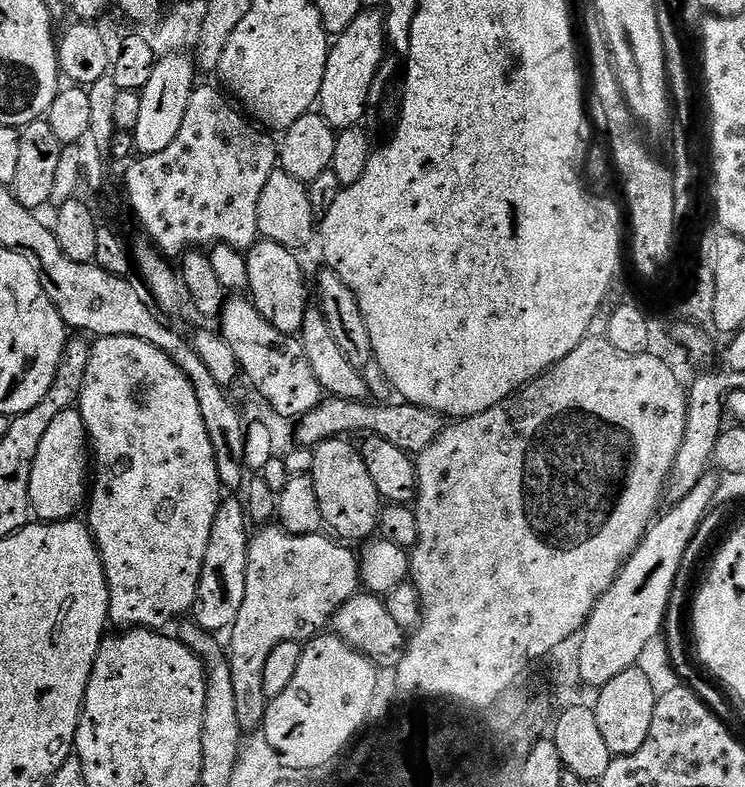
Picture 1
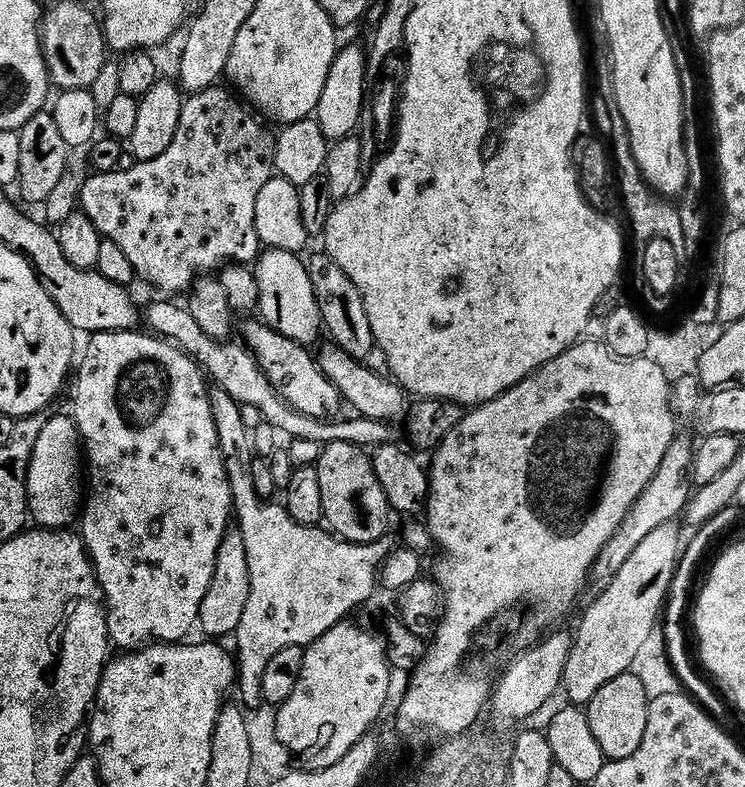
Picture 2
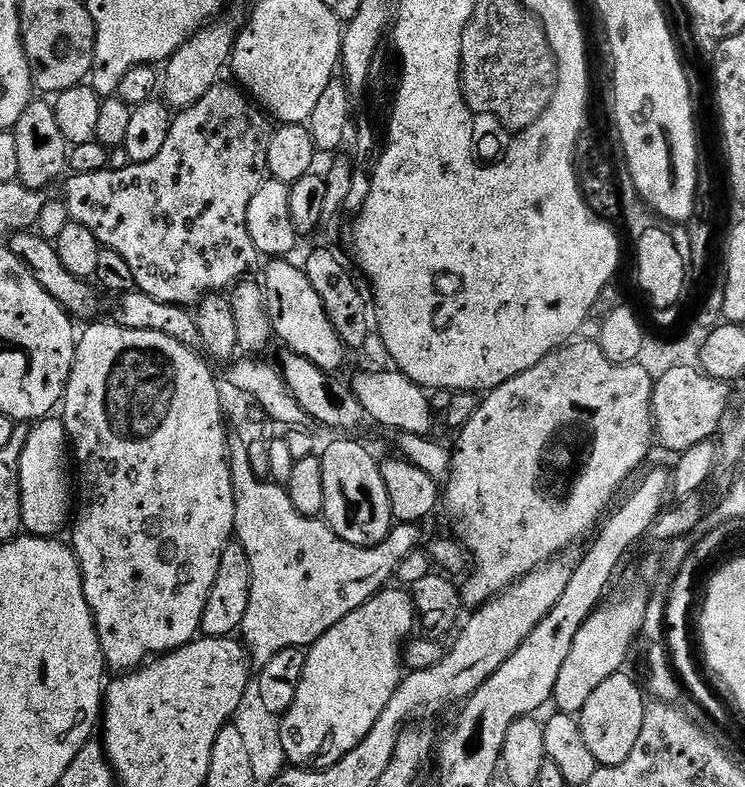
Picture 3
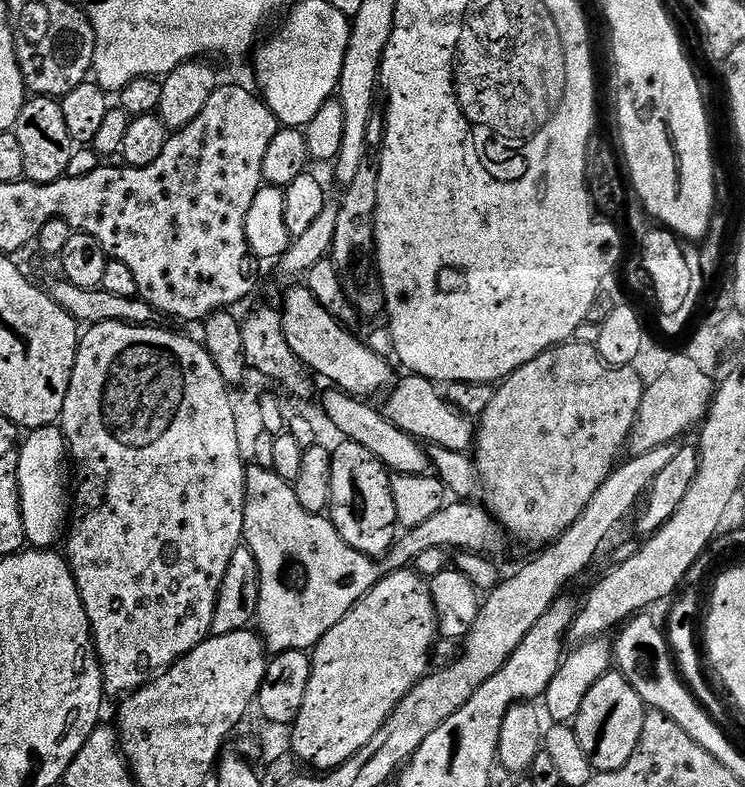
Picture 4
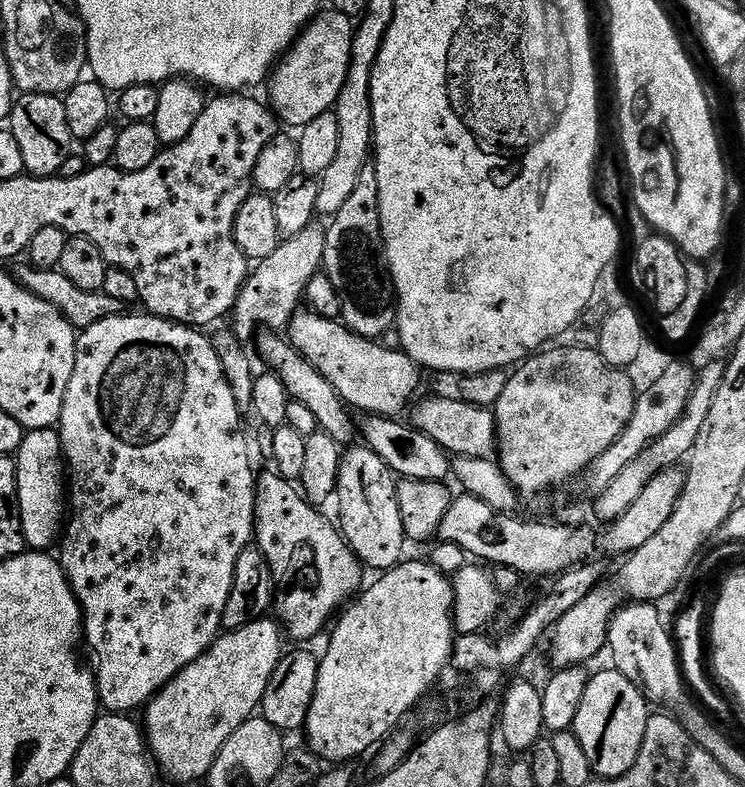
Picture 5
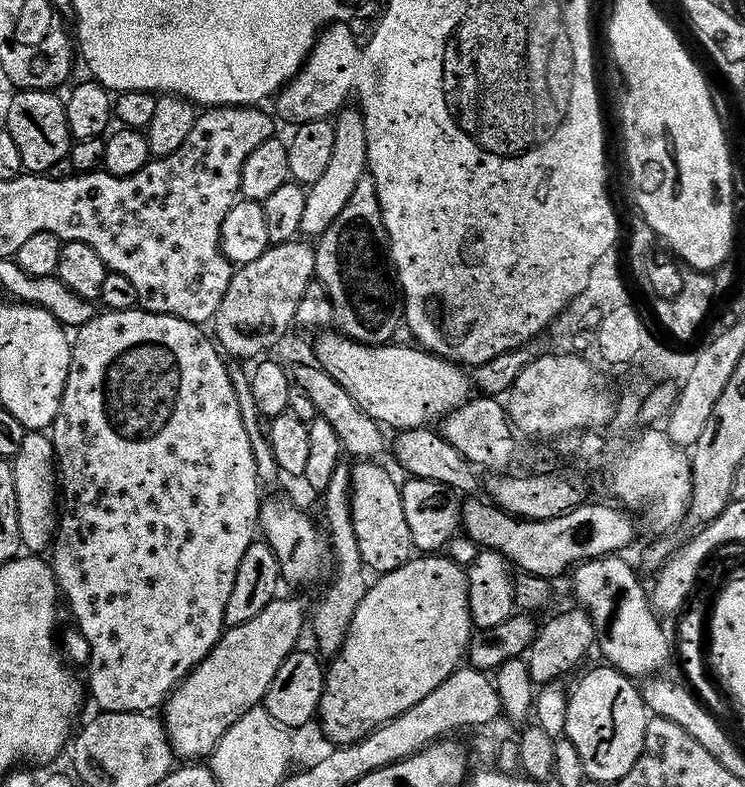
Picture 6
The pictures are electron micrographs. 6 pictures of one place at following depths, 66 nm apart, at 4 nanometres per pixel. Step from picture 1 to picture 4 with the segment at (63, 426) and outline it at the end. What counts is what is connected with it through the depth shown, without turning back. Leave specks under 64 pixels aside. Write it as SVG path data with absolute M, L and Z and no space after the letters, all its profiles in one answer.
M56 426L31 429L23 437L18 451L18 482L25 541L36 550L55 549L56 543L65 539L66 525L70 520L70 492L64 489L66 441L63 431Z

